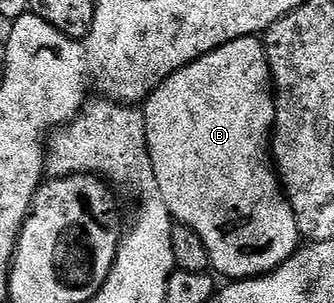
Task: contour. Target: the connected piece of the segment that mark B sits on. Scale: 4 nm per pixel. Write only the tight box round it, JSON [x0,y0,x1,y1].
[142,36,302,279]

